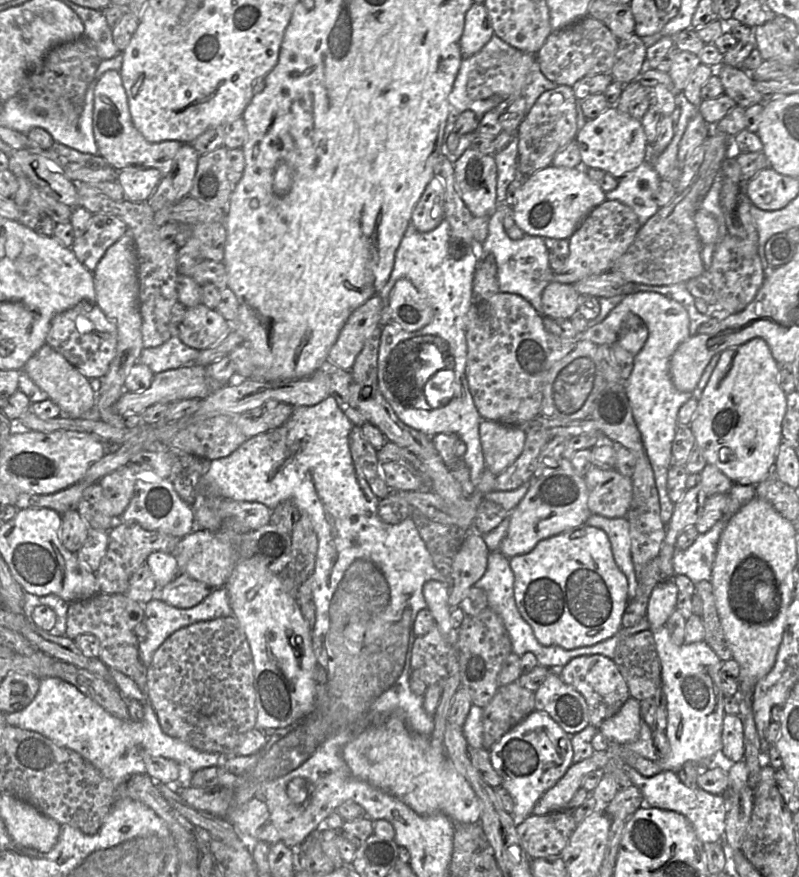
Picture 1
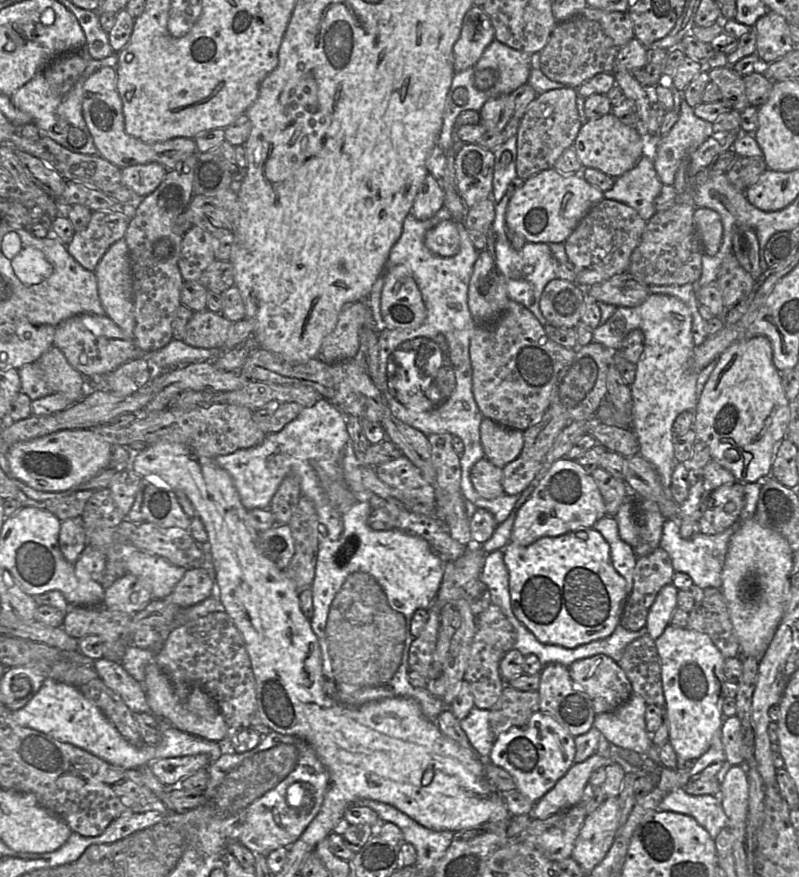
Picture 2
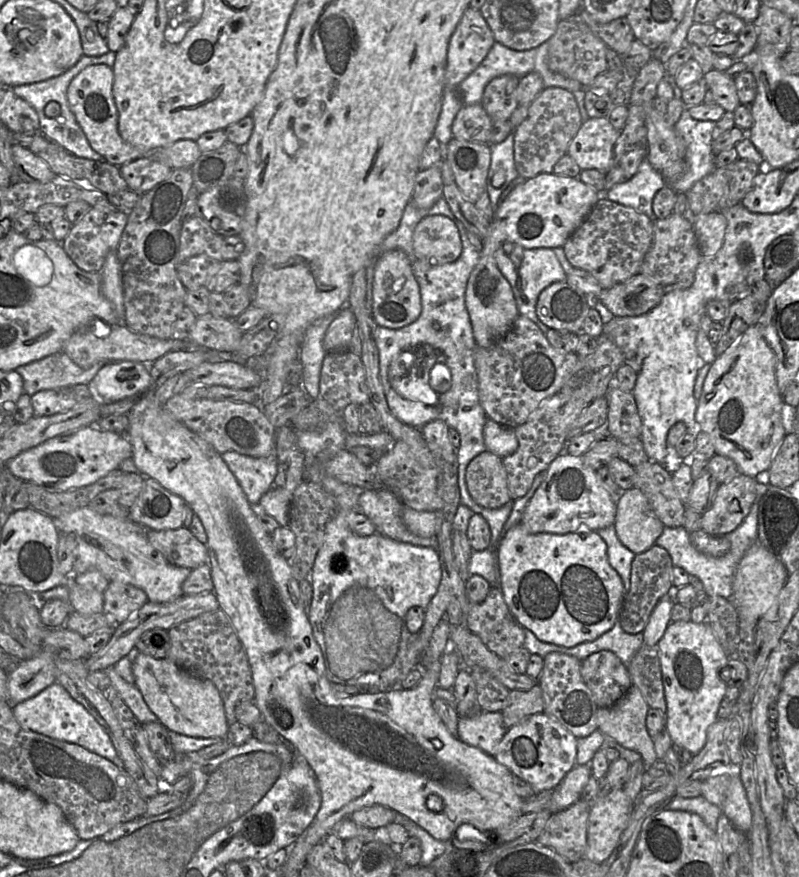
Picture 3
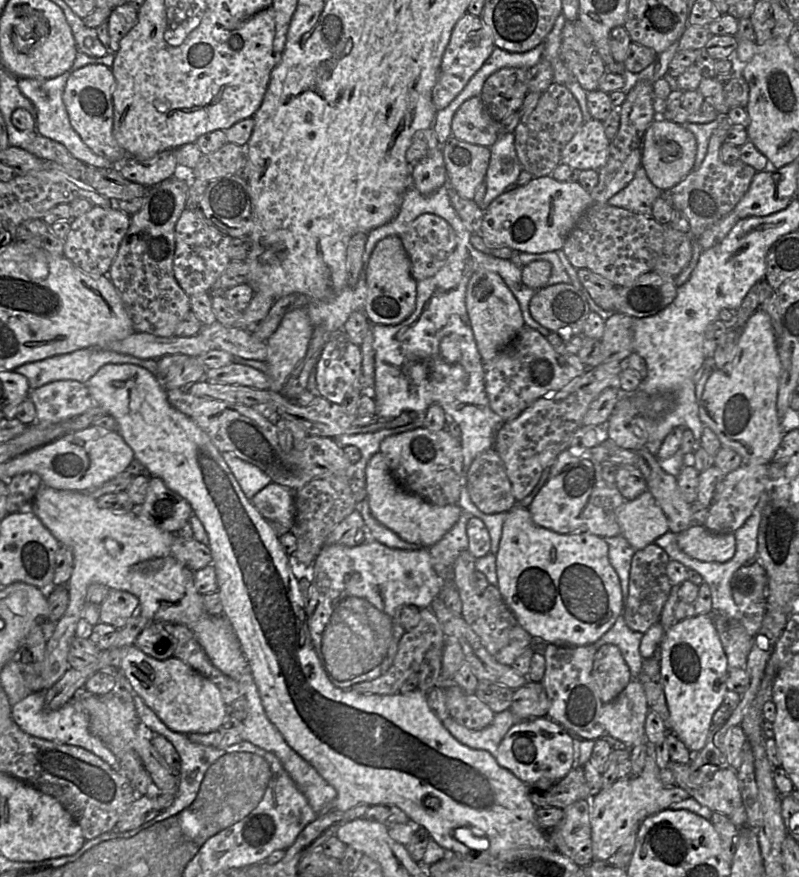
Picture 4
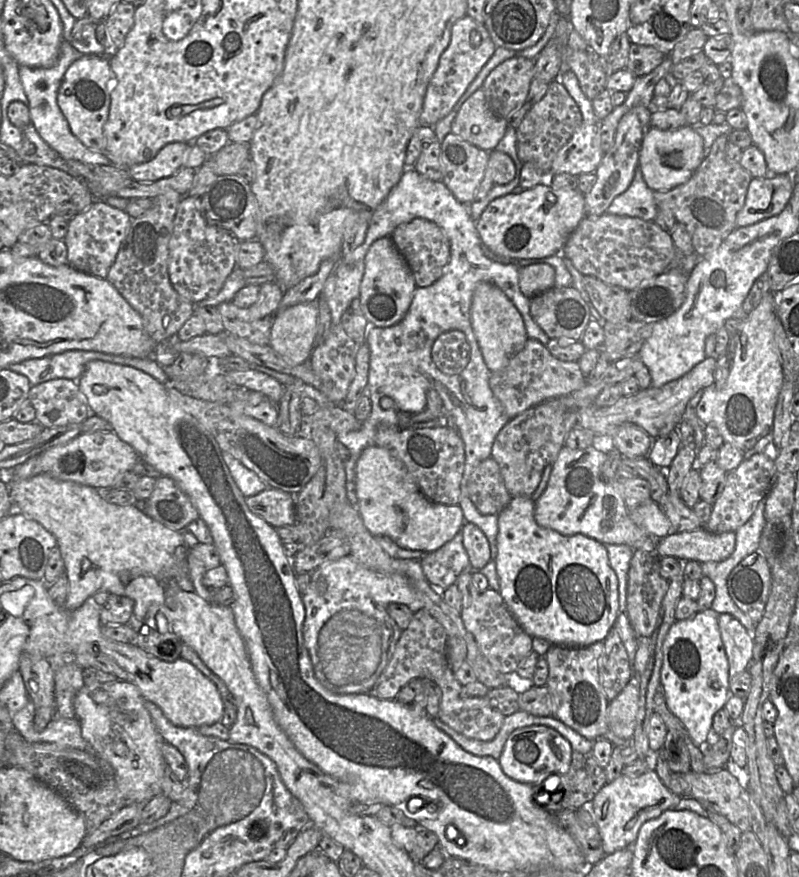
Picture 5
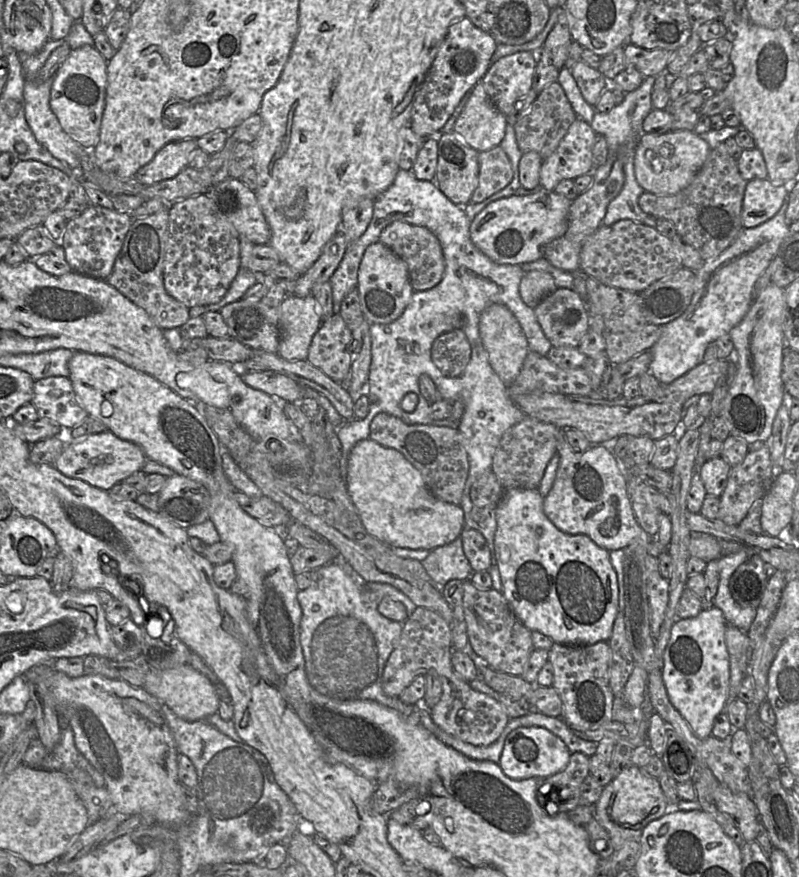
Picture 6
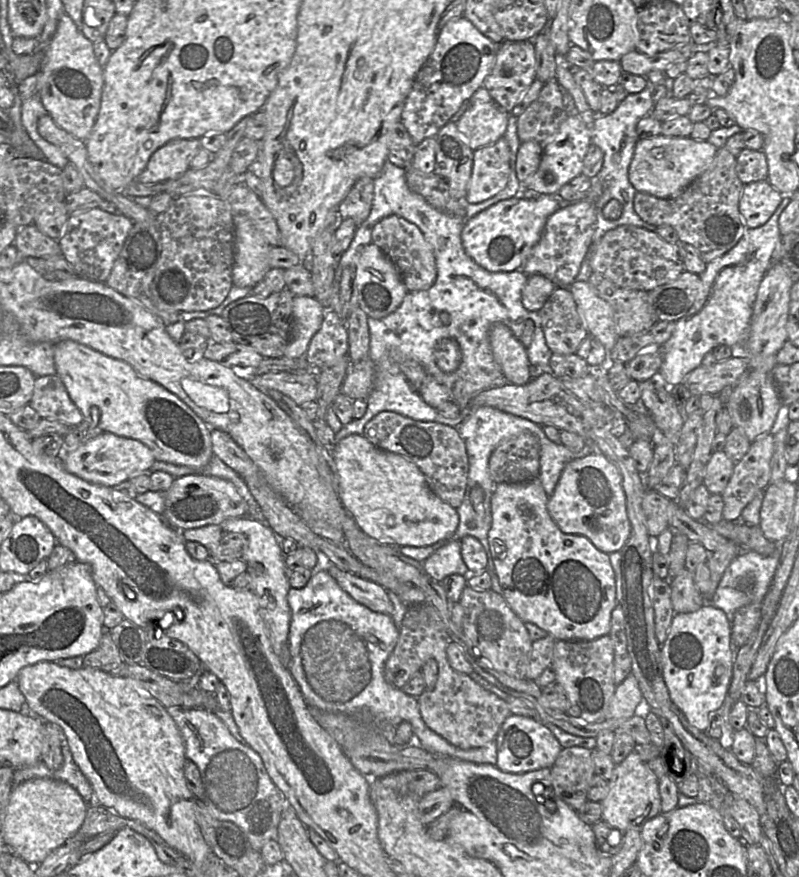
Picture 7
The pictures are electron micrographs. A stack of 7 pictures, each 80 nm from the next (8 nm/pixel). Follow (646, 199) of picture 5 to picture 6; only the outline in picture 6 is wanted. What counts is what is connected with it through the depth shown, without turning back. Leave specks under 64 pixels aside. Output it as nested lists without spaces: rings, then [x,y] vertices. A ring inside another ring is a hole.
[[[633,154],[627,158],[624,164],[624,173],[625,182],[623,188],[609,203],[602,225],[609,226],[622,219],[630,219],[655,228],[656,218],[644,212],[638,204],[638,199],[645,190],[636,180]]]

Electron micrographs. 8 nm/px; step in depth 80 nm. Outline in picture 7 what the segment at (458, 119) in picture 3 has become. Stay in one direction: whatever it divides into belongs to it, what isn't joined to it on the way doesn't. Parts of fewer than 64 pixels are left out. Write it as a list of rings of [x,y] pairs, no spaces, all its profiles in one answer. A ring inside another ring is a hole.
[[[482,86],[468,101],[468,109],[456,123],[466,144],[474,151],[500,140],[508,126],[509,113]]]

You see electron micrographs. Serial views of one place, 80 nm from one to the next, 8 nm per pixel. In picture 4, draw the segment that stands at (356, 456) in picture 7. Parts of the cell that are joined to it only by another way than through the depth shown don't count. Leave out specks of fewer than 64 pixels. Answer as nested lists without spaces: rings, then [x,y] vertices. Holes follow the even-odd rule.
[[[381,451],[368,461],[365,476],[366,498],[372,516],[408,543],[430,548],[443,538],[460,517],[462,510],[457,504],[434,505],[403,489],[392,477]]]

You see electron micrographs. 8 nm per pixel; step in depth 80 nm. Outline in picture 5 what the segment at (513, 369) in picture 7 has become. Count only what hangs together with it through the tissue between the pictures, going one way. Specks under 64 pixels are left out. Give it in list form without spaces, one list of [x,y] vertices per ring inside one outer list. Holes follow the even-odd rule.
[[[488,281],[477,283],[472,296],[470,317],[482,357],[491,372],[506,367],[510,359],[524,348],[528,335],[523,317],[503,290],[495,284]]]

